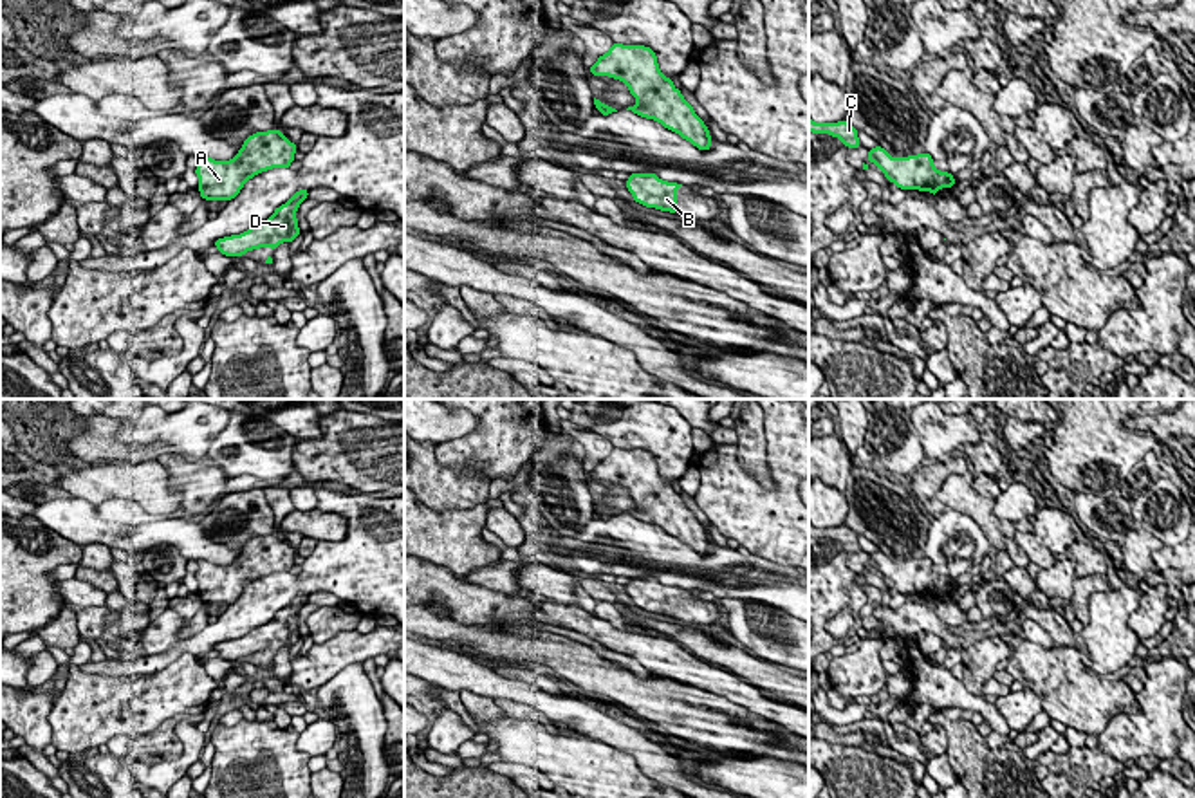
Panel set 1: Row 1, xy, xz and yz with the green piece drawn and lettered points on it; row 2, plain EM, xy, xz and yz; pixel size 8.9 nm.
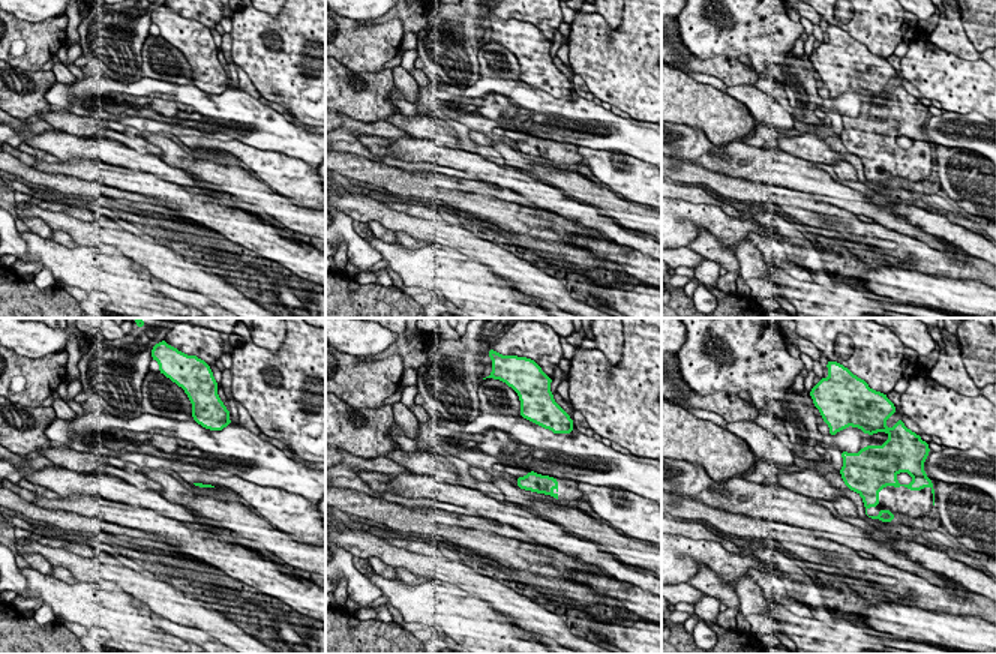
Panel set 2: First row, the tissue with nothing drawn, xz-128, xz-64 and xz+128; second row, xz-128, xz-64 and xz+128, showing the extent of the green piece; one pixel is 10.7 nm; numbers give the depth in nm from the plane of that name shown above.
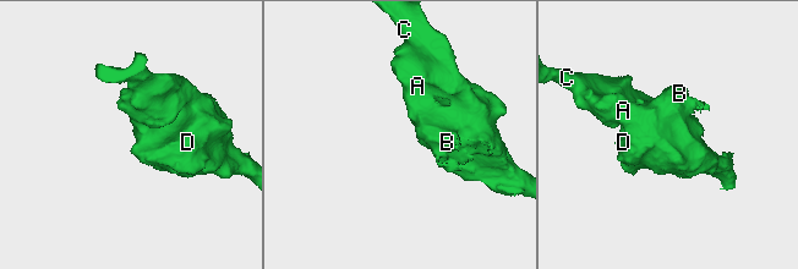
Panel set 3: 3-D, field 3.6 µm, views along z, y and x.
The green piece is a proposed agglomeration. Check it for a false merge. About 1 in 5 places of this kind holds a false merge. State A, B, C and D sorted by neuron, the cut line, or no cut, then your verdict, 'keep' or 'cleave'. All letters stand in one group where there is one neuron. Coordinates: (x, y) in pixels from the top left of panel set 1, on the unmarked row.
groups A B C D; cut none; keep

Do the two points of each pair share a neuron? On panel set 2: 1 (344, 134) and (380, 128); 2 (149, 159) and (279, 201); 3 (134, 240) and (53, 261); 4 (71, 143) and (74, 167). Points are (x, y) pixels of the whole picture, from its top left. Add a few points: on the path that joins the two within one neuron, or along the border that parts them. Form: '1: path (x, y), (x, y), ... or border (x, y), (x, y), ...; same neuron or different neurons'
1: path (353, 128), (371, 128); same neuron
2: border (159, 158), (185, 171); different neurons
3: border (99, 243), (114, 246), (132, 261); different neurons
4: border (62, 159), (96, 158), (107, 164); different neurons

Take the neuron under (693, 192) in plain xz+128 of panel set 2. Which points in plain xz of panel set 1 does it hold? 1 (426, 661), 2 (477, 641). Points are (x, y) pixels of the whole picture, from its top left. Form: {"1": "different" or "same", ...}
{"1": "same", "2": "different"}

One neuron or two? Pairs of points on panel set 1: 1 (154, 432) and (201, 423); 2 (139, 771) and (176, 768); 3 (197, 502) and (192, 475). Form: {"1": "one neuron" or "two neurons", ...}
{"1": "one neuron", "2": "one neuron", "3": "one neuron"}

